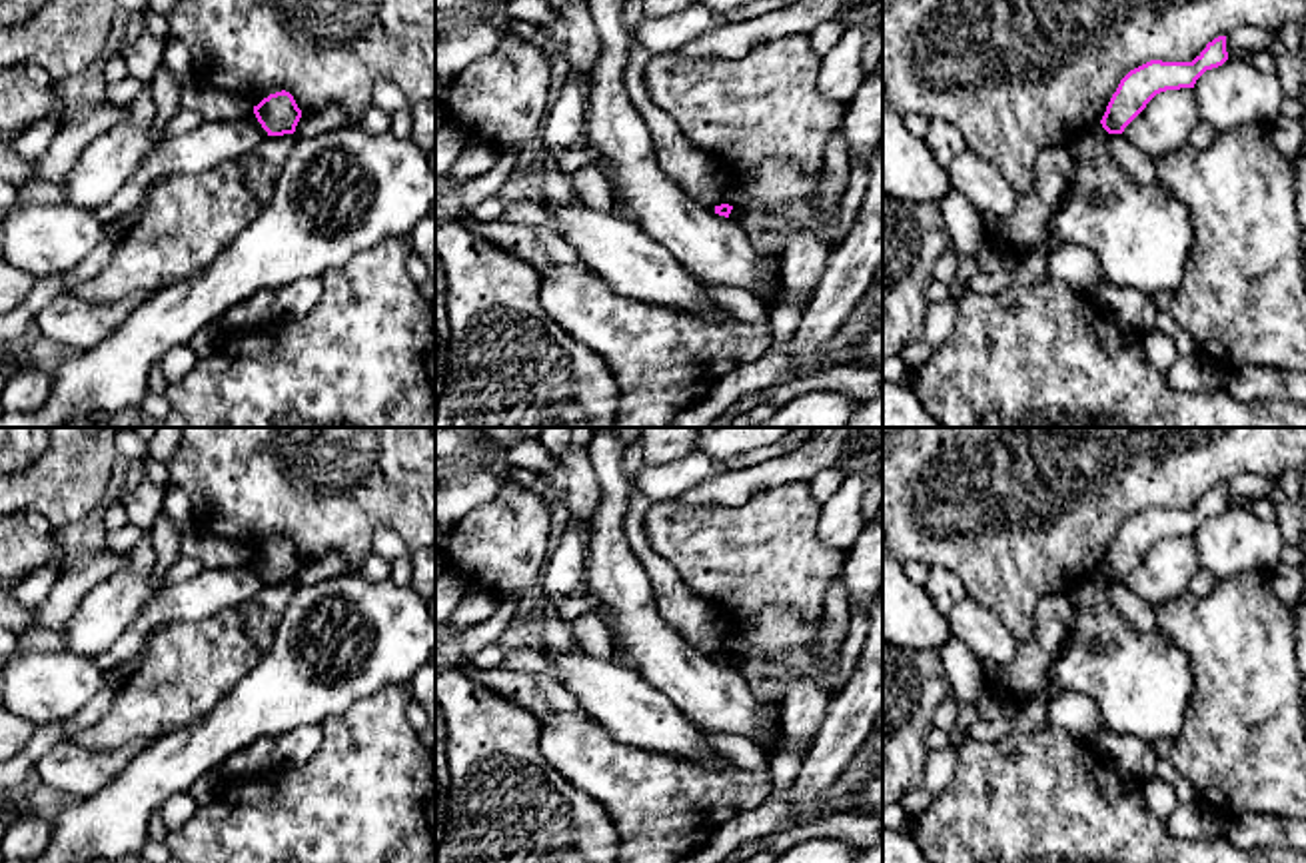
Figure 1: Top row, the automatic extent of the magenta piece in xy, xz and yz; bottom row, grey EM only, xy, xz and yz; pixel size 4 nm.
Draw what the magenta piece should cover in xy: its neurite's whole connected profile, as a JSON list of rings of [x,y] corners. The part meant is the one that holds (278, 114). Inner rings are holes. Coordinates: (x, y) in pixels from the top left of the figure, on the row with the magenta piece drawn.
[[[286,90],[264,98],[258,106],[254,106],[254,114],[268,136],[294,134],[302,118],[302,110],[294,96]]]

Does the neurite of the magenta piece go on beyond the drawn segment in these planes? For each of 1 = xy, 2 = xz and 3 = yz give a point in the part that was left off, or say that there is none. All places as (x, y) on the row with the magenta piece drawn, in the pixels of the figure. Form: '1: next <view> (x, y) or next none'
1: next none
2: next none
3: next none

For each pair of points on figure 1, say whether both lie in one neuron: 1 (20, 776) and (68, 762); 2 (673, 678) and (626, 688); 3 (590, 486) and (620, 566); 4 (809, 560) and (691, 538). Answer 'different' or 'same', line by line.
1: different
2: different
3: different
4: same

